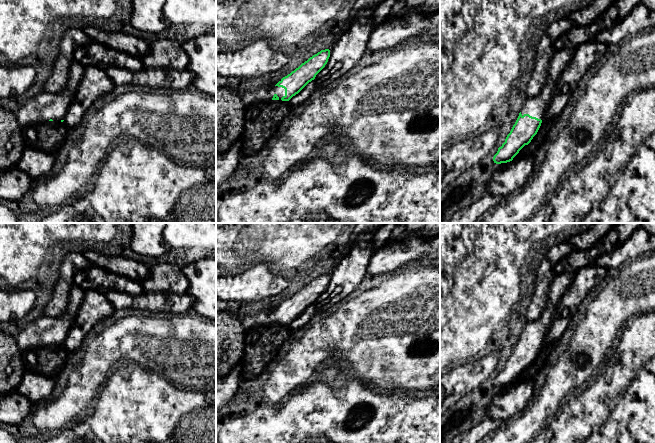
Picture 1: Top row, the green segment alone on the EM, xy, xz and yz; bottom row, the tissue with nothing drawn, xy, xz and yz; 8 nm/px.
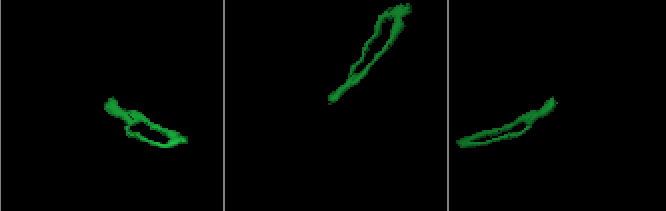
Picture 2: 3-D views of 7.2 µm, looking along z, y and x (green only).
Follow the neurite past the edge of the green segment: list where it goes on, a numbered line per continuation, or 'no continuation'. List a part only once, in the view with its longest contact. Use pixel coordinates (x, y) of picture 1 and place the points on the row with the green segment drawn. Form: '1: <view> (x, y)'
1: xz (251, 96)

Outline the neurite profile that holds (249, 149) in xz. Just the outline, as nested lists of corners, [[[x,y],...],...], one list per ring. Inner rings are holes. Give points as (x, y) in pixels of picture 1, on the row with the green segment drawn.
[[[243,139],[243,150],[241,151],[241,159],[258,154],[261,151],[264,143],[265,141],[263,141],[262,139],[259,139],[256,143],[248,143],[245,139]]]

